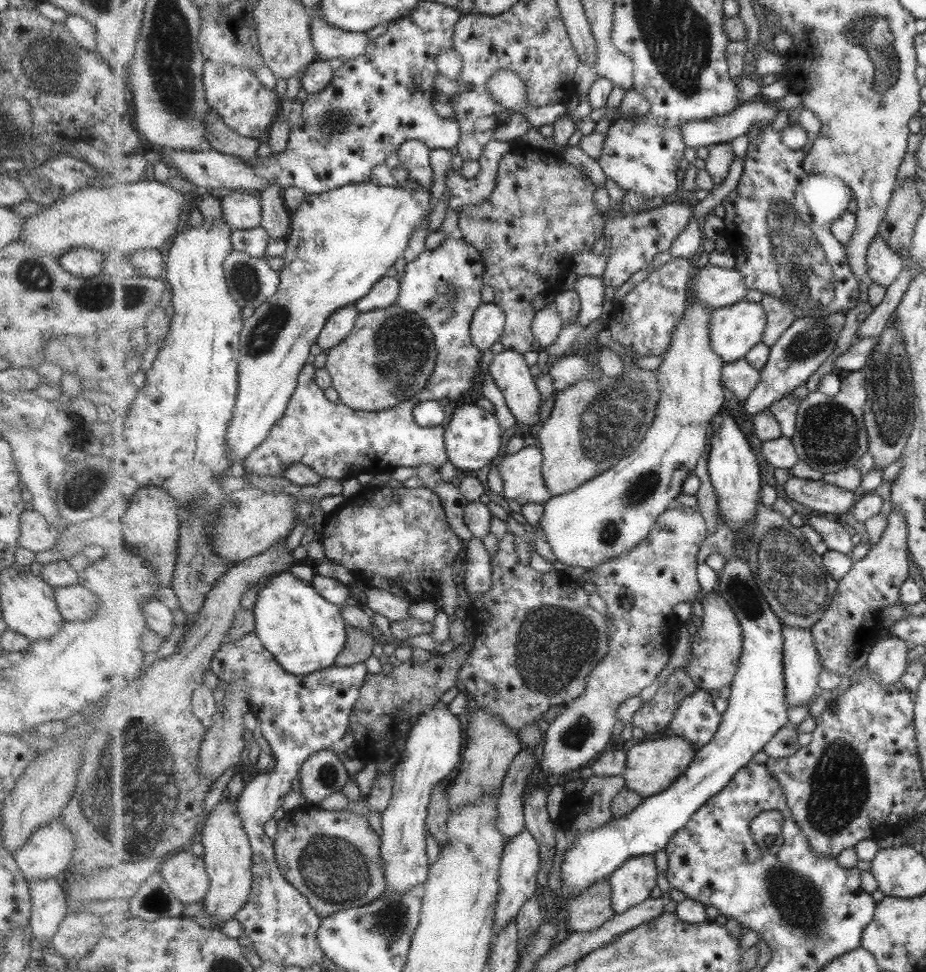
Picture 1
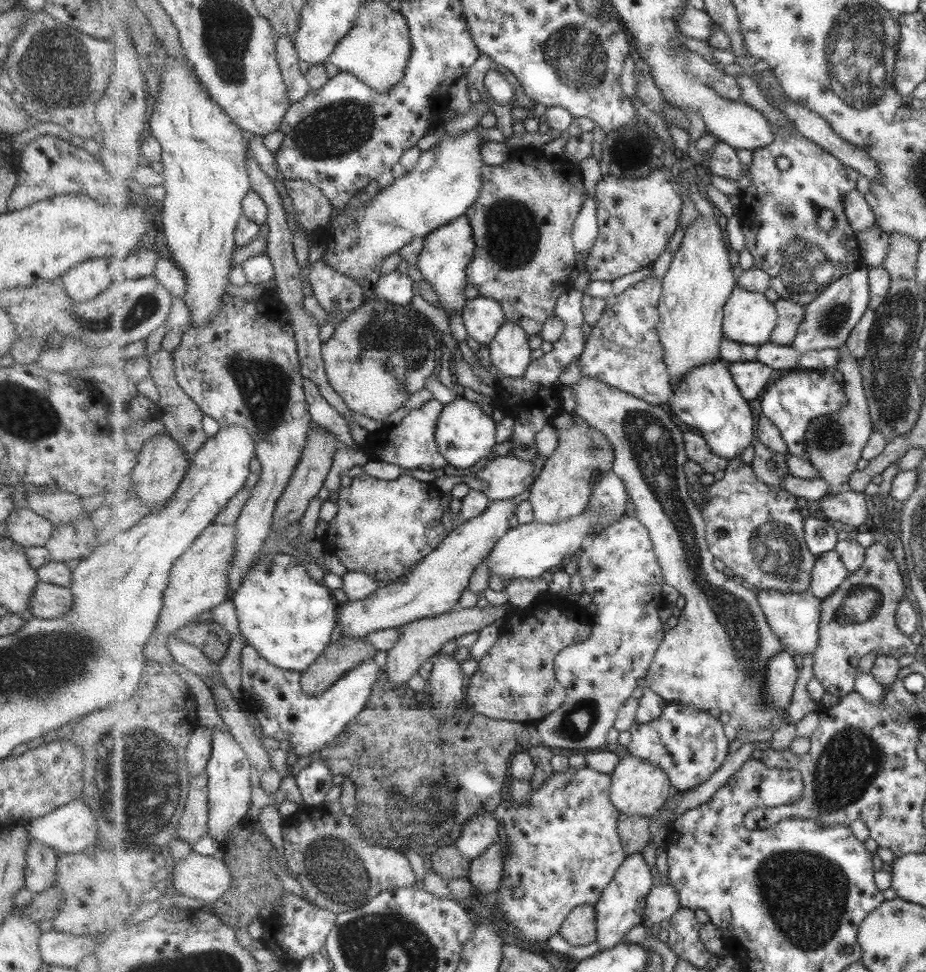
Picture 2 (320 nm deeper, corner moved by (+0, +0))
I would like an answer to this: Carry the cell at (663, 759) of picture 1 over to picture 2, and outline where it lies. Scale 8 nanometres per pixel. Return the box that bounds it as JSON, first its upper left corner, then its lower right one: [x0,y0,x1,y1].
[612,756,674,819]

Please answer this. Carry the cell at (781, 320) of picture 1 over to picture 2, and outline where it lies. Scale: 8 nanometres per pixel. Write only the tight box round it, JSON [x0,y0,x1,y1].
[770,298,806,346]

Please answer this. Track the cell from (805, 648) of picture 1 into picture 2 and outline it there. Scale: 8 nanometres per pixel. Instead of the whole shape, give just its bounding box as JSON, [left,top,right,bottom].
[758,590,822,654]

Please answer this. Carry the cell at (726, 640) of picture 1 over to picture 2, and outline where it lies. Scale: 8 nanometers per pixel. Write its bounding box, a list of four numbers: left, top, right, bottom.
[571,377,787,733]

